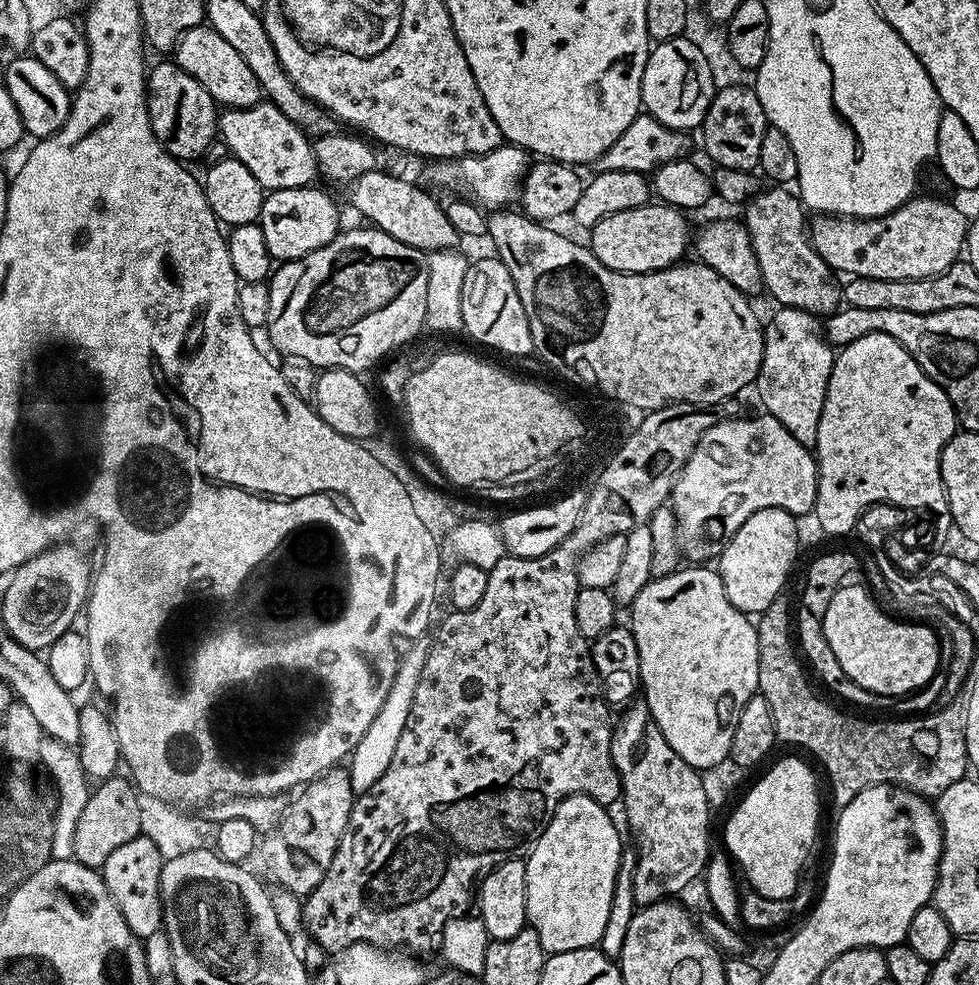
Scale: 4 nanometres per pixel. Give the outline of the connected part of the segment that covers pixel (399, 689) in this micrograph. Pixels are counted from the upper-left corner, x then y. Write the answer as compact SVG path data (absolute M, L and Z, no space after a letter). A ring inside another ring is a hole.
M416 642L408 653L400 656L400 665L390 686L390 694L386 694L386 702L382 702L382 710L378 710L378 718L370 724L370 730L362 736L358 746L347 761L348 777L353 792L359 794L370 790L382 774L386 774L386 766L390 766L390 758L394 758L394 750L398 746L398 738L402 738L402 730L406 730L406 718L410 718L410 706L414 706L414 690L418 690L418 678L422 678L422 666L426 662L428 644Z

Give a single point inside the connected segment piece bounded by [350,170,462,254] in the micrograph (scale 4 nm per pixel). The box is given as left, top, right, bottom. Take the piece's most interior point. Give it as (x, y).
(403, 210)

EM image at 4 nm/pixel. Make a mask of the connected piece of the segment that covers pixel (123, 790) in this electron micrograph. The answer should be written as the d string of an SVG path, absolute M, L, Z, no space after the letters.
M115 774L108 779L99 781L91 789L89 801L79 815L78 824L74 829L74 858L88 868L103 869L106 858L119 850L126 842L141 835L141 811L138 810L139 791L131 779Z

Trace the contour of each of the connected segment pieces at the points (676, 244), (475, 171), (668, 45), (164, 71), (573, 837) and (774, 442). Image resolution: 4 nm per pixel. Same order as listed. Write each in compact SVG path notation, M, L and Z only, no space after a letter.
M649 202L622 210L622 214L610 214L590 229L592 253L610 270L619 272L657 272L685 259L684 251L690 248L688 220L679 208L668 204Z
M505 143L484 156L440 158L429 164L432 165L425 170L424 176L433 189L461 188L464 191L461 193L467 194L485 209L504 210L515 205L520 199L524 177L527 176L530 167L530 156L525 149Z
M684 36L673 40L661 40L649 51L646 70L642 70L643 111L654 117L662 126L681 130L699 129L706 118L706 110L718 91L712 81L712 64L708 56Z
M174 62L156 64L147 69L146 91L148 94L148 117L158 142L175 160L199 161L216 139L218 139L218 105L206 86Z
M567 796L560 801L552 821L544 825L544 833L526 857L527 923L538 934L545 953L595 948L599 945L610 915L622 853L620 832L608 817L608 812L605 805L594 802L589 796Z
M759 415L749 420L723 420L706 430L676 477L670 509L676 520L677 546L685 561L715 561L738 526L758 510L781 508L803 518L815 509L815 455L782 422Z

